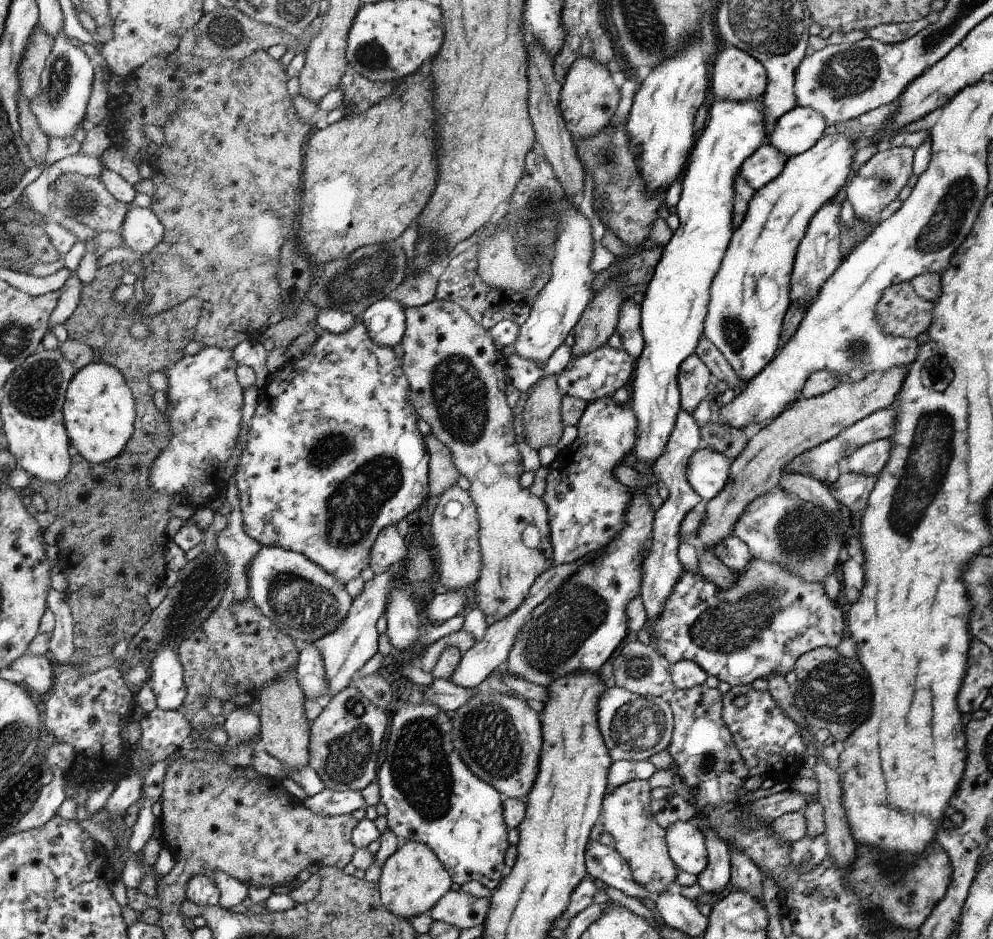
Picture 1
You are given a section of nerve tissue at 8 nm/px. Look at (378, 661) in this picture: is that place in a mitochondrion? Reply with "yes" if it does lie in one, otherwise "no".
no

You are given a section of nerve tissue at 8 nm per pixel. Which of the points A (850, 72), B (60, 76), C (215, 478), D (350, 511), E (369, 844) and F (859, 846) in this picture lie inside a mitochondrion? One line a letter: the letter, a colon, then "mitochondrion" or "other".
A: mitochondrion
B: mitochondrion
C: other
D: mitochondrion
E: other
F: other

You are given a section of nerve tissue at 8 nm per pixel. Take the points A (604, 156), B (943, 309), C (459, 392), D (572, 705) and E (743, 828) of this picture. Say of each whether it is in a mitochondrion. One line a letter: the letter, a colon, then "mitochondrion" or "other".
A: mitochondrion
B: other
C: mitochondrion
D: other
E: mitochondrion

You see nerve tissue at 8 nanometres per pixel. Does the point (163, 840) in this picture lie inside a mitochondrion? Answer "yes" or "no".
no

